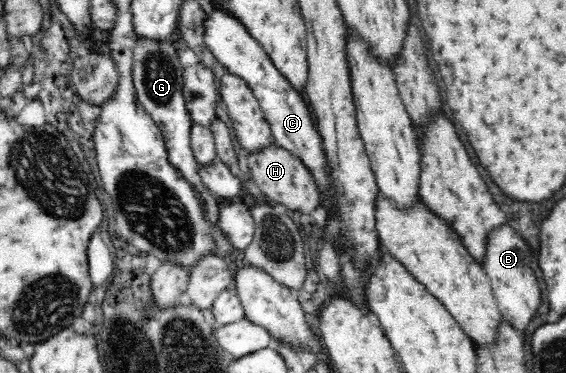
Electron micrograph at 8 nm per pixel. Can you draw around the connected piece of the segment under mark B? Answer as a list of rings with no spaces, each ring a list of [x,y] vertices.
[[[509,223],[496,228],[487,241],[487,253],[482,265],[492,283],[492,292],[496,299],[502,319],[521,334],[531,323],[533,315],[541,305],[541,287],[533,271],[533,255],[527,243],[517,235]]]

